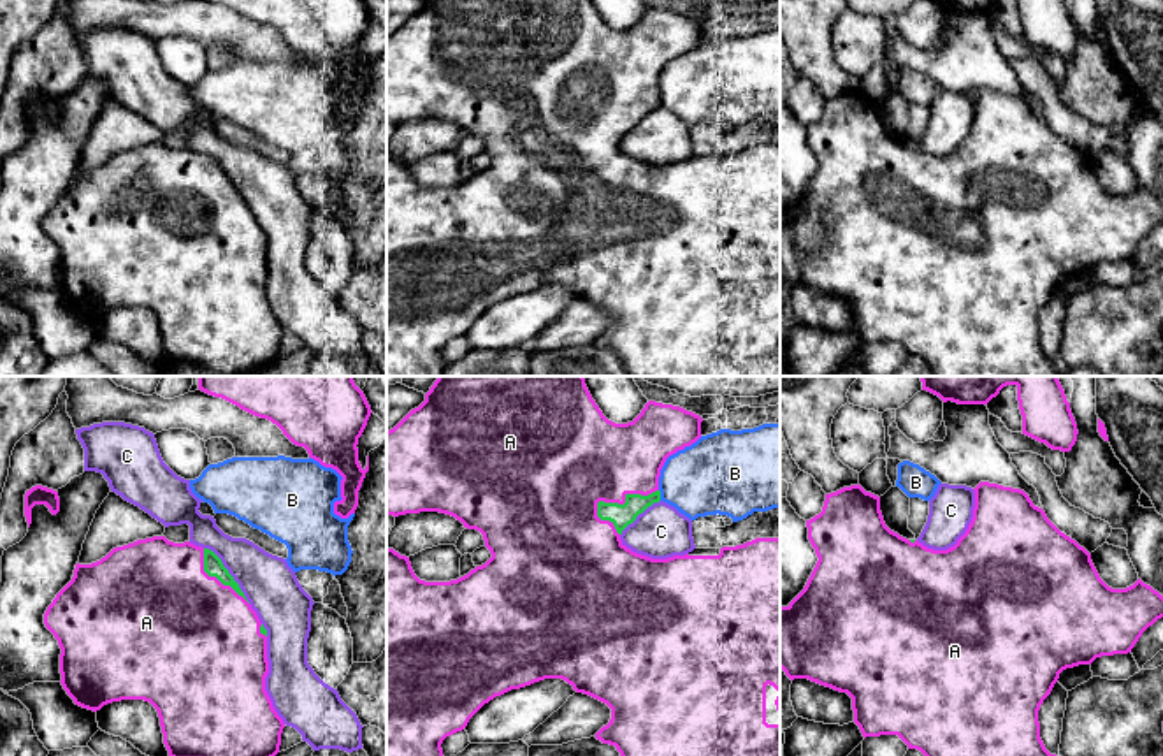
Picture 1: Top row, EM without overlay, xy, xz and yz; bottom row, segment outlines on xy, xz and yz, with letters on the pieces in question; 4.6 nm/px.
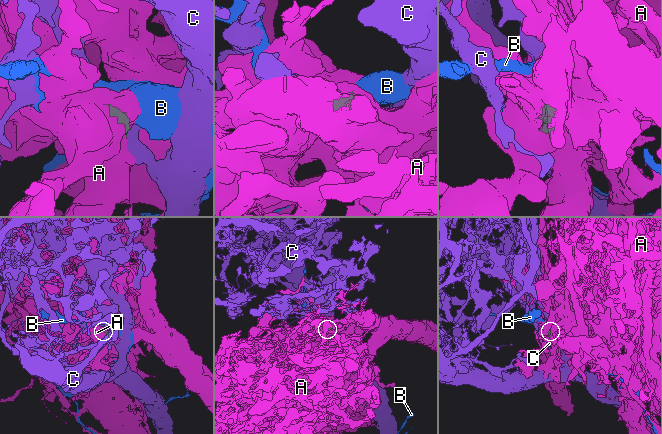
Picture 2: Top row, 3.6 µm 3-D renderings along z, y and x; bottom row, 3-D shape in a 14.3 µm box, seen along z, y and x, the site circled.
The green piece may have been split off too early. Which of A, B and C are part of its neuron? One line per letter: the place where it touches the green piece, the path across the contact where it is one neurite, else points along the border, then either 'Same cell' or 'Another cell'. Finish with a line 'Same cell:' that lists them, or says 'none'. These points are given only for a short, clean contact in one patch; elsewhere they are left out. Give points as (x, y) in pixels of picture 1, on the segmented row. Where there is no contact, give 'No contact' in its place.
A: Touches green at xz (624, 503). Same cell
B: Touches green at xz (659, 494). Another cell
C: Touches green at xy (229, 574). Another cell
Same cell: A

